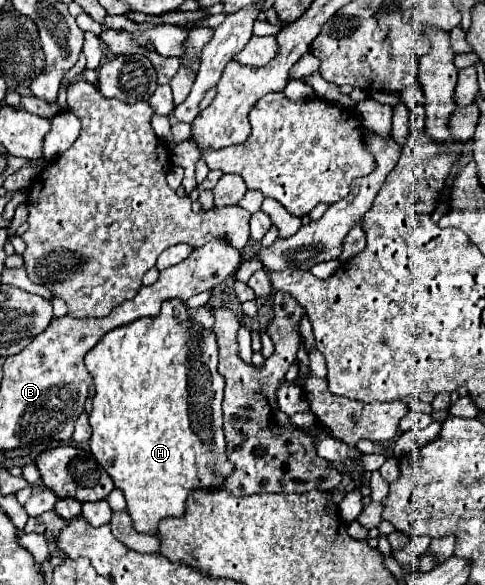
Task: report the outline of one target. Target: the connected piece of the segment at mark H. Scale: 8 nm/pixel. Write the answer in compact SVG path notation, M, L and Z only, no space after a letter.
M171 299L163 303L155 319L147 317L109 331L85 355L85 367L95 381L93 411L89 415L93 427L89 449L99 465L113 477L115 487L123 491L127 513L139 533L157 535L161 519L185 515L191 491L223 489L225 479L235 469L225 453L227 441L221 411L225 381L217 373L217 345L211 325L209 305L189 309L183 301Z

